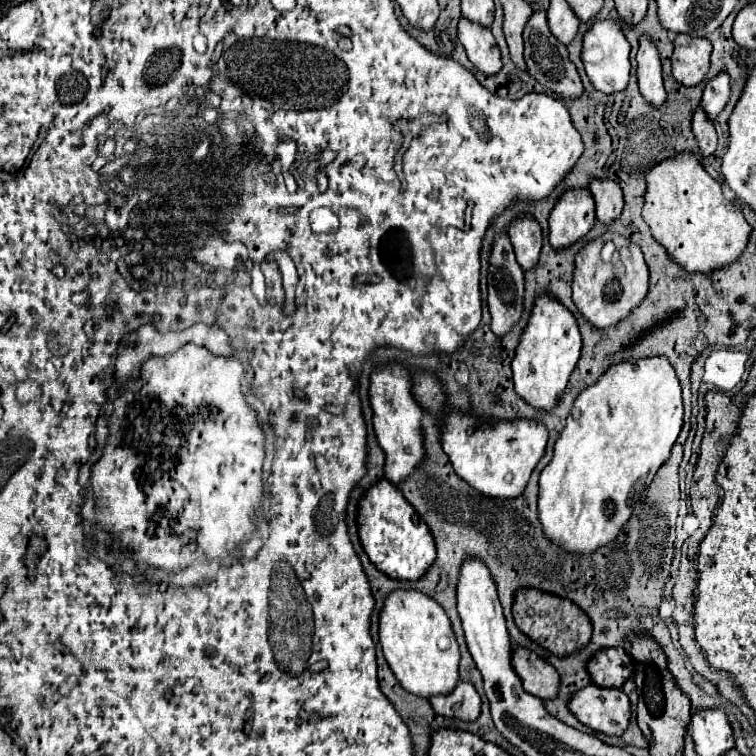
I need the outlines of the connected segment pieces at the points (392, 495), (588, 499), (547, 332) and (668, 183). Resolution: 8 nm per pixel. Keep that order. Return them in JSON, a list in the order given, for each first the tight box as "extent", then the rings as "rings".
[{"extent":[357,479,435,581],"rings":[[[387,479],[373,483],[367,489],[367,493],[359,499],[357,525],[359,525],[359,539],[361,539],[361,545],[367,553],[367,557],[379,571],[389,575],[391,579],[417,581],[435,561],[435,543],[433,543],[433,535],[431,535],[429,527],[423,523],[423,519],[419,519],[419,513],[411,507],[411,503],[407,503],[407,499],[403,499],[403,493],[397,487],[391,487],[391,483],[387,483]]]},{"extent":[539,355,683,553],"rings":[[[655,355],[655,357],[645,357],[645,359],[637,359],[635,363],[631,361],[621,361],[611,365],[597,381],[595,385],[583,389],[579,393],[579,397],[573,403],[571,413],[567,415],[567,423],[565,429],[559,433],[559,439],[555,443],[555,453],[551,463],[541,471],[541,479],[539,479],[539,521],[543,523],[543,529],[547,533],[549,539],[553,539],[559,545],[565,545],[571,551],[577,553],[591,553],[595,551],[597,545],[605,545],[607,539],[615,539],[621,531],[621,527],[627,523],[627,519],[631,517],[631,505],[635,503],[637,497],[643,495],[643,489],[649,487],[649,483],[653,481],[657,469],[665,463],[665,459],[669,457],[669,451],[673,447],[673,443],[679,437],[679,431],[683,427],[683,399],[681,399],[681,385],[679,379],[675,375],[673,365],[667,361],[667,357],[663,355]]]},{"extent":[511,295,581,409],"rings":[[[537,295],[527,327],[521,333],[515,357],[511,361],[515,391],[537,409],[553,409],[567,387],[569,375],[575,369],[581,353],[581,335],[577,321],[563,303],[553,295]]]},{"extent":[643,151,751,275],"rings":[[[685,151],[657,163],[645,173],[645,183],[643,219],[651,227],[657,243],[689,273],[701,271],[709,275],[713,269],[729,265],[743,253],[751,227],[739,203],[725,199],[721,183],[703,169],[695,153]]]}]

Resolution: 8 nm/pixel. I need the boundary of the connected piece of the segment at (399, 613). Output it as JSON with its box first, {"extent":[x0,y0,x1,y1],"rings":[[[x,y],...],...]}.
{"extent":[379,589,459,699],"rings":[[[417,589],[391,591],[379,613],[379,643],[381,643],[385,661],[389,663],[391,671],[395,673],[395,677],[399,679],[403,689],[407,689],[409,693],[429,699],[431,695],[451,693],[453,687],[459,683],[459,645],[455,641],[449,617],[445,615],[443,607],[433,597],[429,597]]]}

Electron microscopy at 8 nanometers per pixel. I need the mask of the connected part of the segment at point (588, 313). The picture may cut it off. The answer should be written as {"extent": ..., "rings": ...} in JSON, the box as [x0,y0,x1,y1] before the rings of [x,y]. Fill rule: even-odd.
{"extent":[573,233,649,329],"rings":[[[605,233],[601,237],[589,241],[575,255],[573,301],[579,307],[579,311],[583,313],[583,317],[599,329],[611,327],[611,325],[619,323],[623,317],[627,317],[629,311],[643,301],[643,297],[647,295],[647,287],[649,287],[649,271],[647,271],[641,249],[617,233]],[[605,239],[611,239],[615,243],[615,253],[613,253],[611,263],[603,263],[603,259],[601,259],[601,247],[603,247]],[[621,249],[629,249],[627,259],[621,257]]]}

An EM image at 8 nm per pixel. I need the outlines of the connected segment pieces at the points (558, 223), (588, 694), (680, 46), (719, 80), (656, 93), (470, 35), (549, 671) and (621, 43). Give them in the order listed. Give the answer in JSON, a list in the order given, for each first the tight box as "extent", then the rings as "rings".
[{"extent":[549,189,595,249],"rings":[[[567,189],[549,213],[549,241],[563,249],[581,239],[595,223],[595,203],[589,189]]]},{"extent":[567,683,631,735],"rings":[[[589,683],[587,687],[577,689],[571,695],[567,707],[583,725],[587,725],[587,727],[591,727],[595,731],[601,731],[605,735],[623,735],[623,731],[629,725],[629,717],[631,717],[629,697],[621,689],[615,689],[615,687],[605,689],[605,687],[599,687],[595,683]]]},{"extent":[671,35,711,87],"rings":[[[677,35],[675,51],[671,57],[673,77],[687,87],[699,85],[709,71],[709,55],[711,55],[709,39]]]},{"extent":[701,73,729,121],"rings":[[[717,73],[713,79],[707,81],[701,105],[707,113],[707,117],[713,121],[721,113],[721,109],[725,107],[727,101],[729,101],[729,75]]]},{"extent":[637,35,665,107],"rings":[[[643,35],[639,39],[639,51],[637,51],[637,79],[639,89],[643,97],[655,105],[661,107],[665,103],[665,87],[661,77],[661,59],[655,43]]]},{"extent":[457,17,501,75],"rings":[[[465,17],[459,19],[457,25],[459,41],[463,43],[469,61],[485,75],[495,75],[501,69],[501,55],[495,43],[495,37],[489,29],[479,27],[479,23],[471,23]]]},{"extent":[513,645,559,699],"rings":[[[513,645],[513,669],[523,681],[523,689],[539,699],[553,699],[559,689],[559,673],[547,659],[521,645]]]},{"extent":[581,19,631,93],"rings":[[[601,19],[595,21],[589,31],[583,35],[583,49],[581,49],[581,61],[585,65],[585,73],[593,87],[601,93],[615,93],[625,91],[631,75],[631,61],[629,61],[629,41],[625,39],[623,27],[617,19]]]}]

